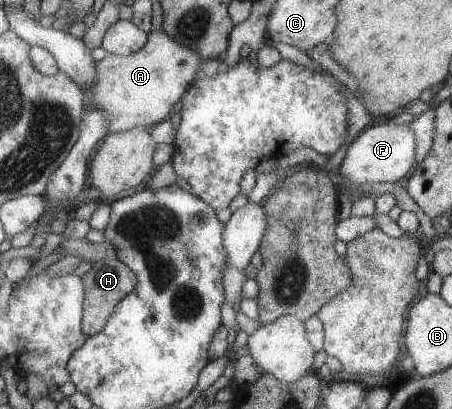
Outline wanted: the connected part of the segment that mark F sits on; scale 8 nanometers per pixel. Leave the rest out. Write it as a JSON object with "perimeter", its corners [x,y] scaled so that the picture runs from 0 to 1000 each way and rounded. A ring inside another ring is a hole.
{"perimeter":[[[836,296],[808,315],[770,357],[759,394],[741,425],[748,443],[761,450],[812,450],[867,445],[878,450],[881,440],[896,435],[905,421],[914,421],[923,401],[920,364],[927,335],[918,318],[903,303],[852,303]]]}

